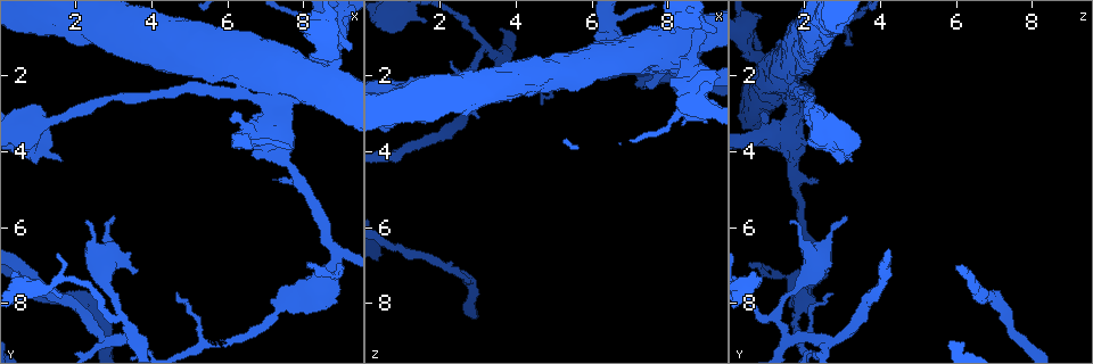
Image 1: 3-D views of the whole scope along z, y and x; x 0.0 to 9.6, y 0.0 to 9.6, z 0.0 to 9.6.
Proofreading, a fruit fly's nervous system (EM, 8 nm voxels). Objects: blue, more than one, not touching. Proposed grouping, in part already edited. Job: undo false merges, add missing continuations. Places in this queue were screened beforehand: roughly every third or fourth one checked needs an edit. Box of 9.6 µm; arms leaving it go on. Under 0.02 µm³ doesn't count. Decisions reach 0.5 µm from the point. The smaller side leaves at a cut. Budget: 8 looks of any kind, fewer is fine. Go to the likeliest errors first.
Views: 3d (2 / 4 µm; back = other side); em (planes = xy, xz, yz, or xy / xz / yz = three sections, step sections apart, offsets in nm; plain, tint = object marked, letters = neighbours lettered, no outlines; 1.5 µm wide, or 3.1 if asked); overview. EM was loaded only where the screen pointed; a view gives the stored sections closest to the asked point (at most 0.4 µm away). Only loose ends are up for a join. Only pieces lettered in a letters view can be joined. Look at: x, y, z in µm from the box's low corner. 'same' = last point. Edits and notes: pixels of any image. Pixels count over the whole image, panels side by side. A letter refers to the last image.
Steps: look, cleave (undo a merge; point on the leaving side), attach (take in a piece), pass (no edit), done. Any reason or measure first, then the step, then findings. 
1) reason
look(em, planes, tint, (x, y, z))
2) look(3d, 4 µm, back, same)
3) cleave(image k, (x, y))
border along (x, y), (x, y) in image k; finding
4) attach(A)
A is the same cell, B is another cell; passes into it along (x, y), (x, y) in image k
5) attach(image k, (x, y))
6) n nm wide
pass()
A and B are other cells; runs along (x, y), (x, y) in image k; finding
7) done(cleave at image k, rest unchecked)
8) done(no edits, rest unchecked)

thin end
look(3d, 4 µm, (2.95, 5.70, 3.15))

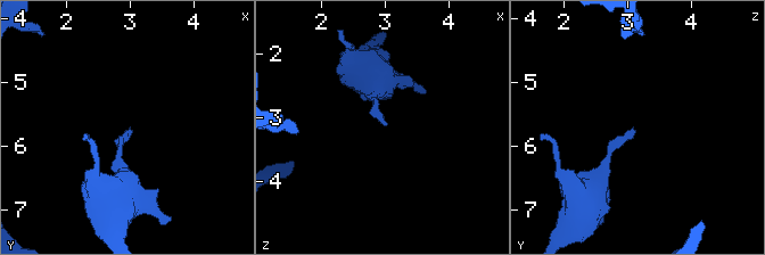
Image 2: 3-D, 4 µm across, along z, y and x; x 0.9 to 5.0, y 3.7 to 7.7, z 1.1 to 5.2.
need the tissue
look(em, yz, step 8, tint, (3.05, 5.75, 3.15))

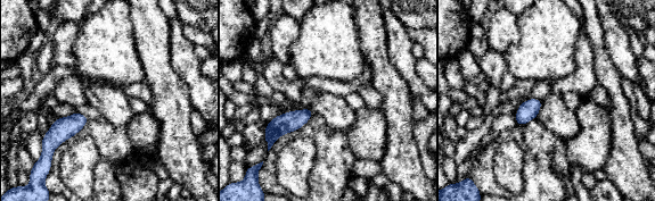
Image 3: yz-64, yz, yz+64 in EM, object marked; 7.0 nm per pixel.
look(em, planes, letters, same)

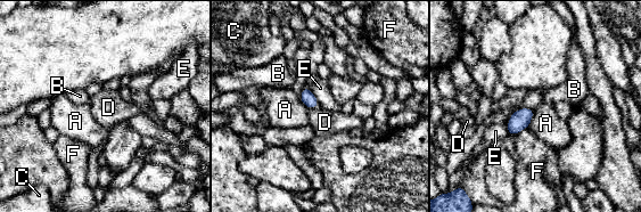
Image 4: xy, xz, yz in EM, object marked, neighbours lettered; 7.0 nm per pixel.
pass()
A, B, C, D, E and F are other cells; border along (309, 107), (315, 108) in image 4; none of them fits

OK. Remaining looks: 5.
tapers out
look(3d, 2 µm, (4.60, 7.80, 2.75))

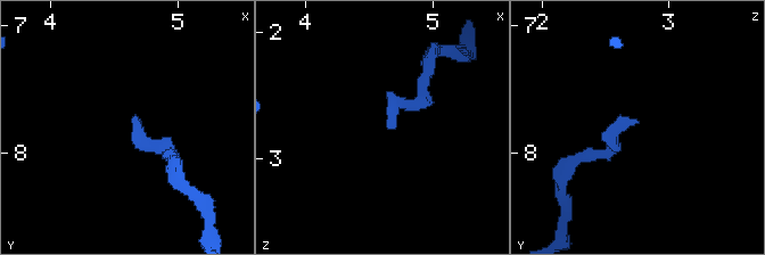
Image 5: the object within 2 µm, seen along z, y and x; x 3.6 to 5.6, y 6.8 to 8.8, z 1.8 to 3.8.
look(em, yz, step 4, tint, (4.64, 7.76, 2.76))

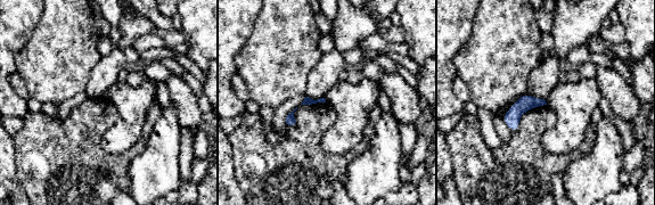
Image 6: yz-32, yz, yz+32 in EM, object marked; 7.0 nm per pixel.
look(em, planes, letters, same)

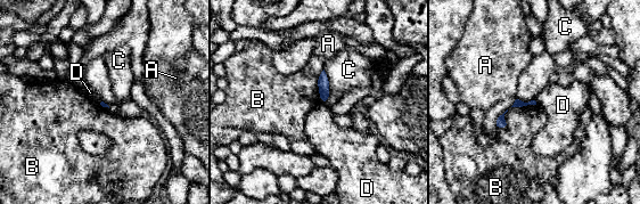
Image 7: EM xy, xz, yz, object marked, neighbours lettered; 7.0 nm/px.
pass()
A, B, C and D are other cells; border along (317, 76), (319, 99), (322, 103) in image 7; none of them fits

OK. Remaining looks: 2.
done(no edits, rest unchecked)

